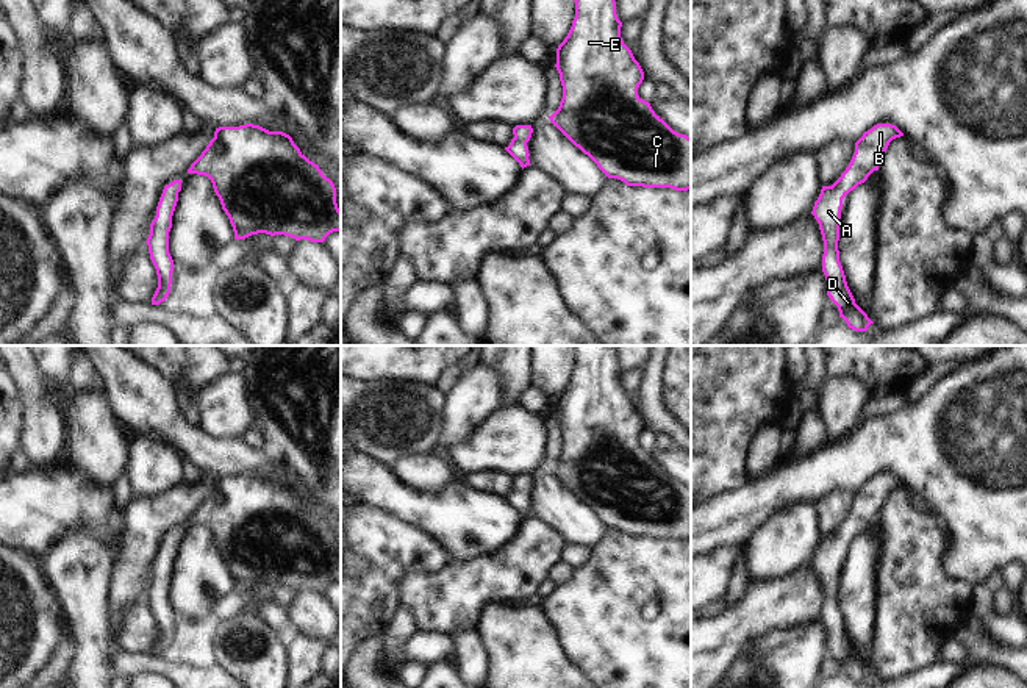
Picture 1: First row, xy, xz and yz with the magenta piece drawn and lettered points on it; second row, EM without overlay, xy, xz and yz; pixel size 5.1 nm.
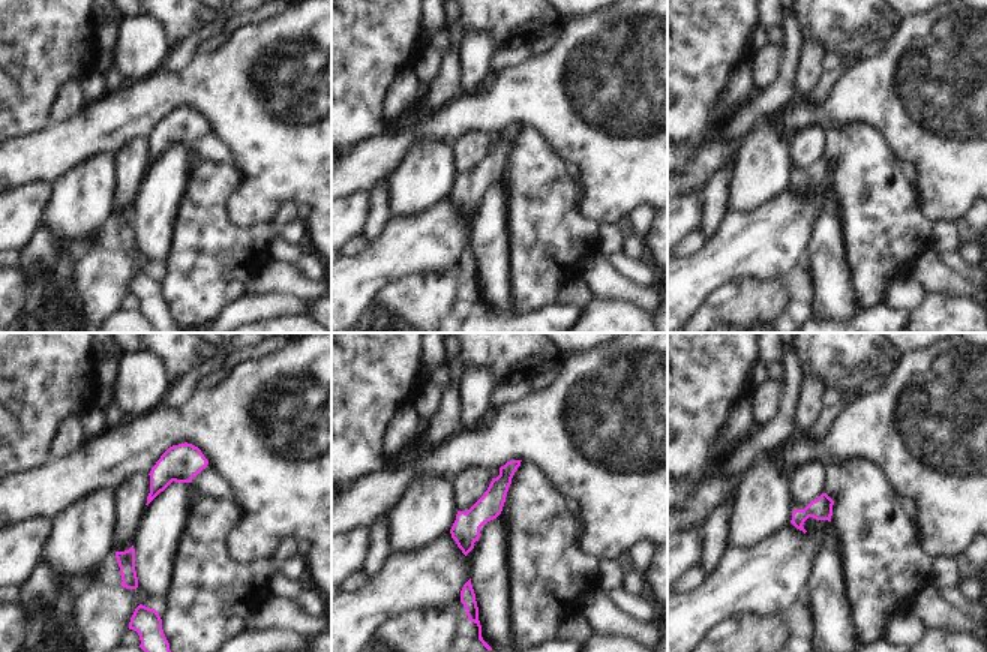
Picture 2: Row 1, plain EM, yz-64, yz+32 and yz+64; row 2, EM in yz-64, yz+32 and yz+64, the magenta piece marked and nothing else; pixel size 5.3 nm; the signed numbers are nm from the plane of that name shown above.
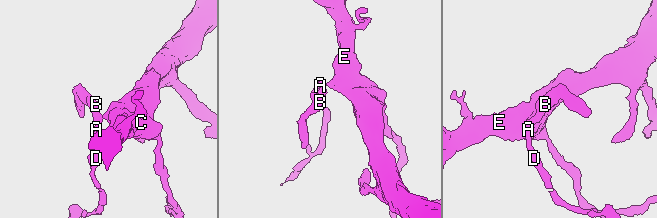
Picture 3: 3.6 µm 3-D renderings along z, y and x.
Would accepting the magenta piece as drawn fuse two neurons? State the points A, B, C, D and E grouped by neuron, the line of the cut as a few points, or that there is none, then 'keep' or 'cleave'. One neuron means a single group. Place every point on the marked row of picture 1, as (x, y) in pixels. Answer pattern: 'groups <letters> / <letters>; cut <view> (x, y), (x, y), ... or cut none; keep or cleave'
groups A B C D E; cut none; keep

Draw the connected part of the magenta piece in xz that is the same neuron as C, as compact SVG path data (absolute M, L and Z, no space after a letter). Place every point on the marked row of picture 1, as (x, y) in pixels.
M574 0L575 17L564 41L556 48L556 70L563 86L558 109L550 122L585 155L588 155L608 178L617 178L627 186L691 189L691 138L674 131L650 103L638 95L644 72L632 50L621 38L622 22L616 14L614 0Z

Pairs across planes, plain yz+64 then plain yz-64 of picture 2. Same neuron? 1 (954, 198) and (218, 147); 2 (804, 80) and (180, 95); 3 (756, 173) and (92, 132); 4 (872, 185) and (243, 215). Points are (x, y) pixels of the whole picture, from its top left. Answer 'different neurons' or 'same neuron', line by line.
1: different neurons
2: different neurons
3: different neurons
4: different neurons

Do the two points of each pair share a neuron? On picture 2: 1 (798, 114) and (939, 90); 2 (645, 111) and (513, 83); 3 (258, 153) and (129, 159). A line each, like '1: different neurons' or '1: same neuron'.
1: same neuron
2: same neuron
3: different neurons

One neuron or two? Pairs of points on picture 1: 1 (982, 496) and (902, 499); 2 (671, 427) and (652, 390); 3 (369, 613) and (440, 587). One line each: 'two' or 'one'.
1: two
2: one
3: two

